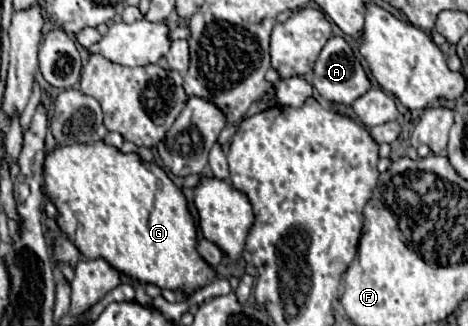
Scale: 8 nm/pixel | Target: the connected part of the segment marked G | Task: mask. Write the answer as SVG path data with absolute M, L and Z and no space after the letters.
M95 140L91 144L55 146L55 150L45 156L43 178L43 194L59 212L59 230L85 258L105 258L119 272L169 290L183 288L185 292L195 292L213 280L213 270L197 254L197 228L187 210L187 200L155 162L143 162L137 154L123 154L103 140Z

